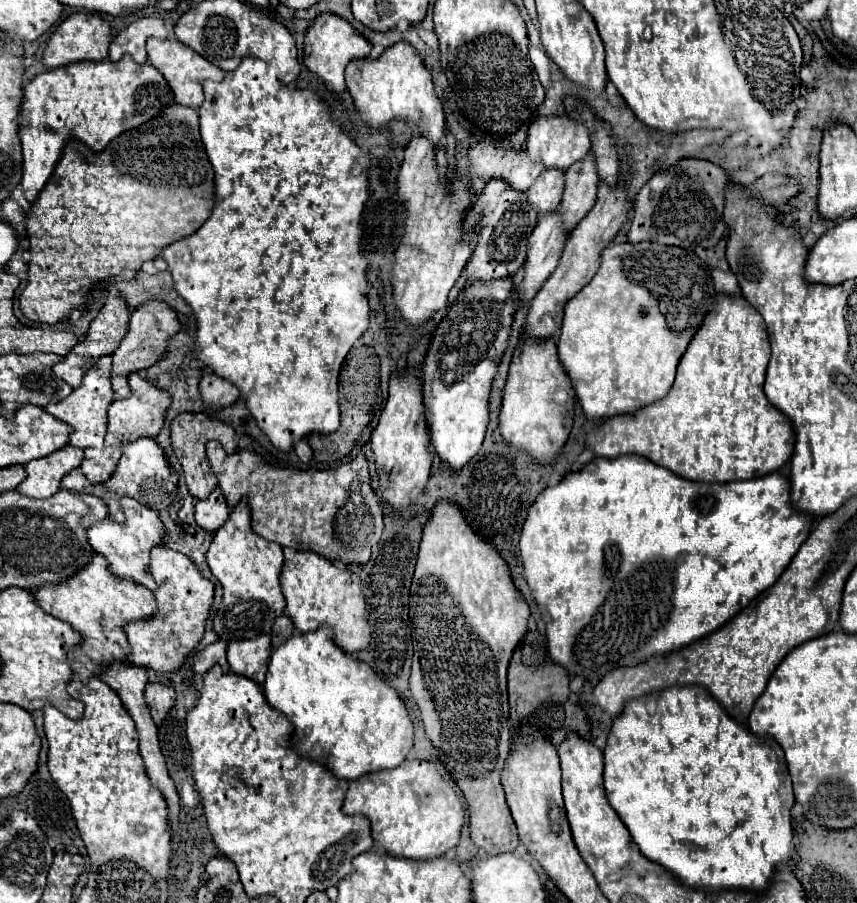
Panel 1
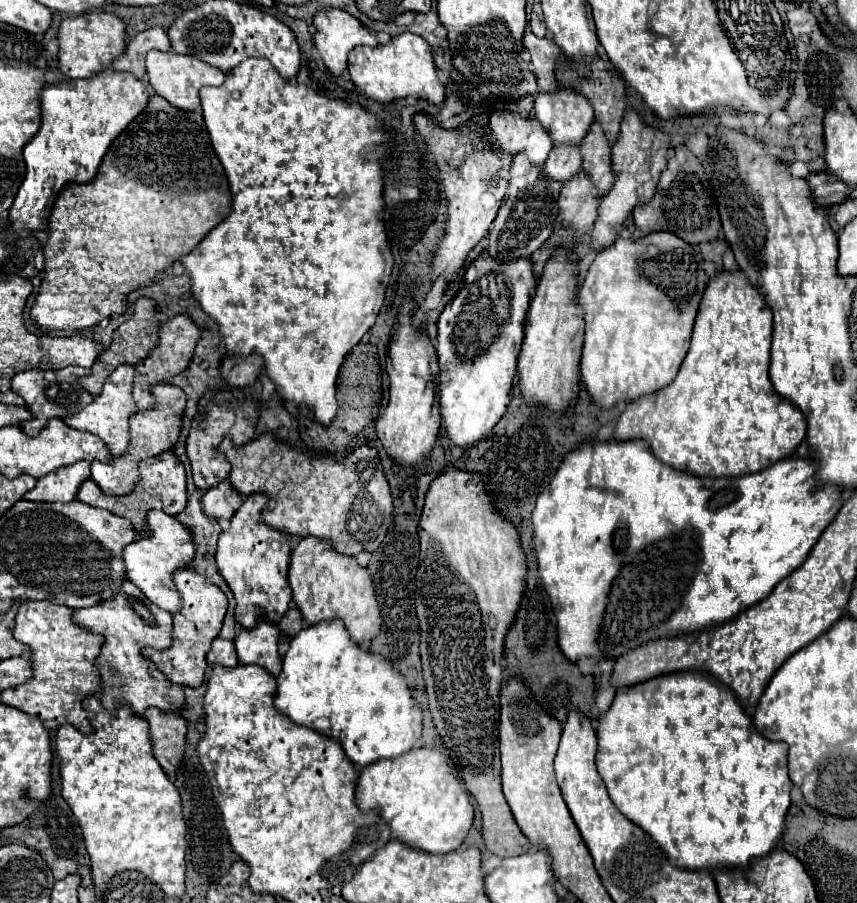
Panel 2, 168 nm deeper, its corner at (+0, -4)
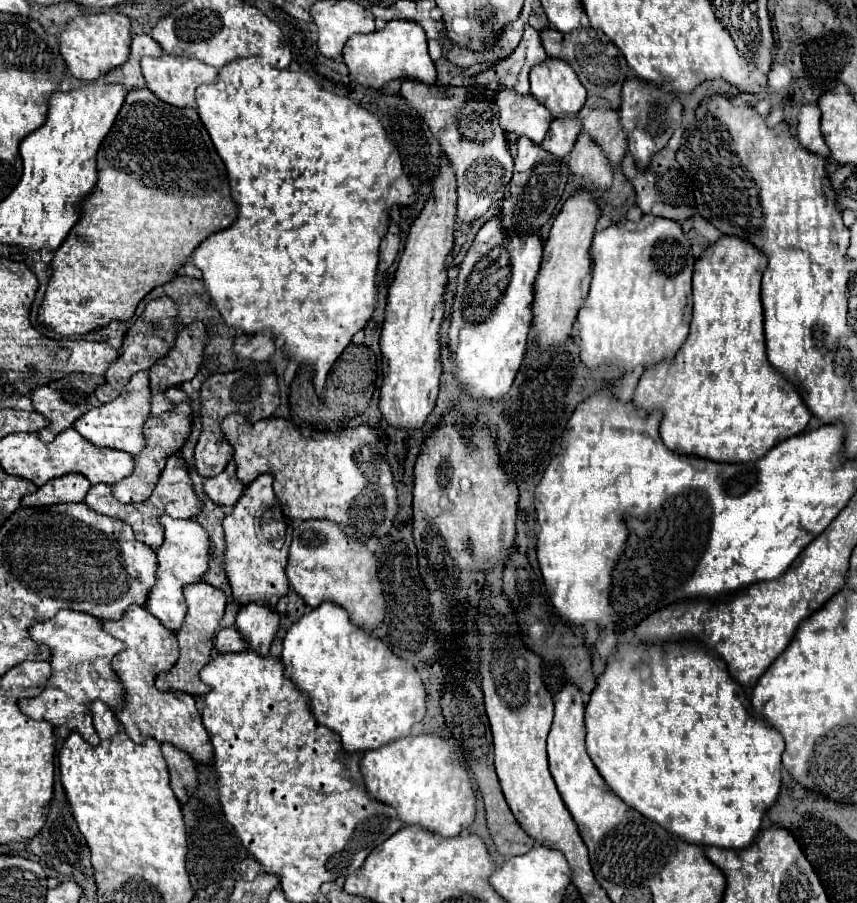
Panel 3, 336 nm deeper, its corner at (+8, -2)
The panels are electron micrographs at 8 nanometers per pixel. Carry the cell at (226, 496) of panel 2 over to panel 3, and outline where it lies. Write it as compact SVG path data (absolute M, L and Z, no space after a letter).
M234 460L226 466L224 472L220 472L218 476L206 478L206 482L204 482L206 494L214 500L214 504L220 504L220 506L232 506L232 504L236 504L236 500L242 496L244 488L246 486L240 484L240 480L236 476L236 464L234 464Z

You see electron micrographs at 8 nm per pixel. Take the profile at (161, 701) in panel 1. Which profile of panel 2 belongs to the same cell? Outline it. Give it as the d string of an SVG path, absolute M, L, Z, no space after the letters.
M148 708L144 718L150 724L150 740L156 760L168 776L174 776L184 754L186 720L178 712L164 712L158 708Z

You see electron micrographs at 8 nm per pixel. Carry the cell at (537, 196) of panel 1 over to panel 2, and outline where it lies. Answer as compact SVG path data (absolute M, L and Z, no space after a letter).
M558 146L552 148L546 164L544 164L544 174L560 184L566 184L574 178L576 172L580 172L582 158L580 158L580 148L576 146Z

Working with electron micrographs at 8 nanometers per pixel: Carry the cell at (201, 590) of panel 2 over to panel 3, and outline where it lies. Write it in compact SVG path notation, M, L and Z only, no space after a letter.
M200 582L200 584L190 584L184 588L184 596L186 596L186 604L188 604L188 614L184 618L184 626L178 632L178 642L180 642L180 658L174 664L174 668L170 672L164 672L158 676L156 686L160 690L174 690L174 692L186 692L192 696L204 696L208 694L208 684L204 684L200 680L200 668L206 666L212 658L212 650L214 650L214 636L218 630L218 624L224 616L224 608L226 608L226 596L222 590Z

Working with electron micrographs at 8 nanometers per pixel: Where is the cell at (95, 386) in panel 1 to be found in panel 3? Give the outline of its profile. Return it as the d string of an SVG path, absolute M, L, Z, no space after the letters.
M138 372L132 376L128 386L122 390L122 394L100 408L92 408L80 420L76 420L74 428L92 444L112 450L122 450L132 456L138 456L144 450L144 422L150 416L150 388L148 388L148 372Z

